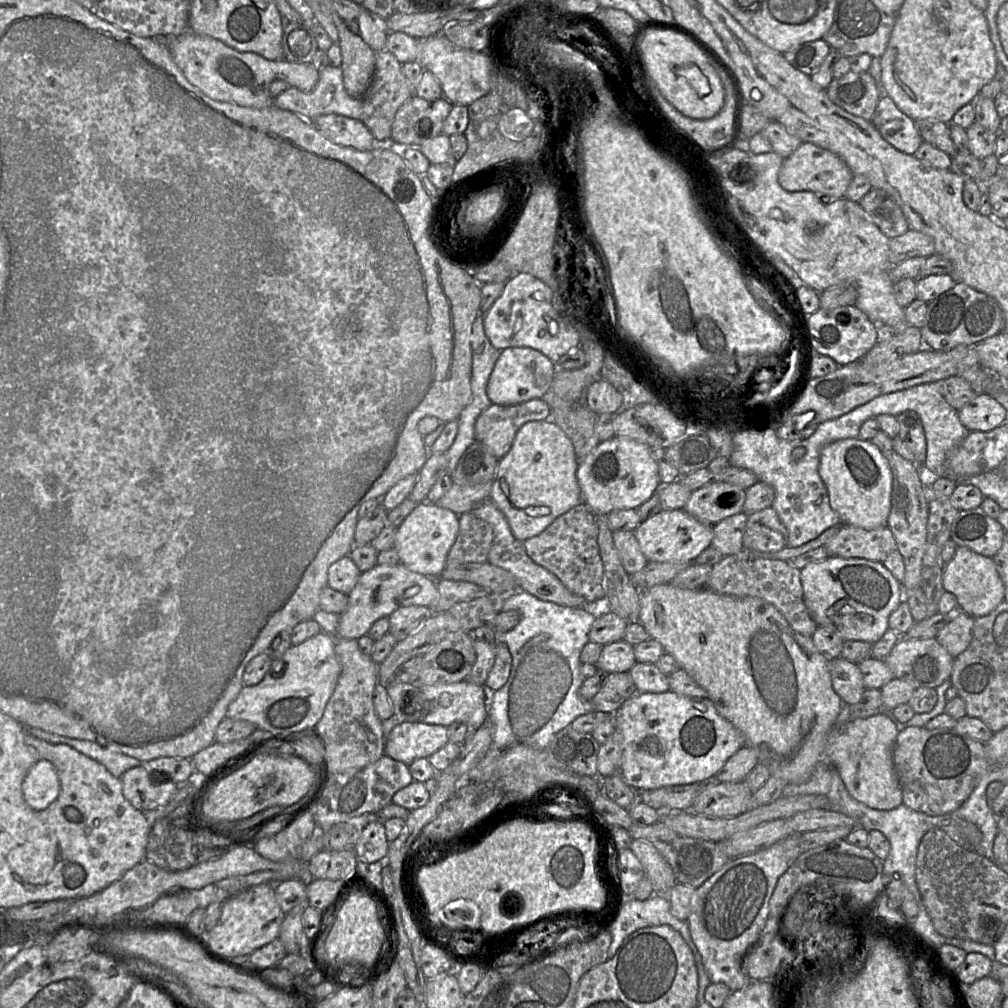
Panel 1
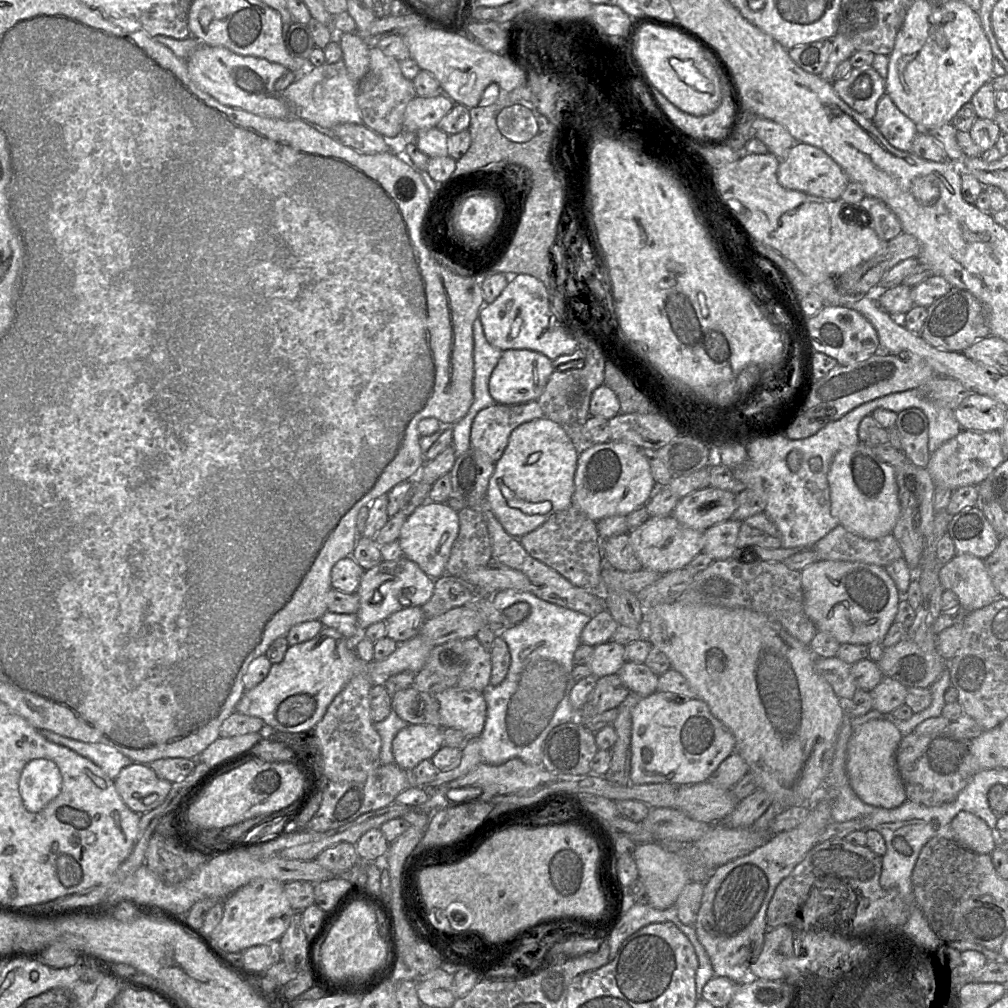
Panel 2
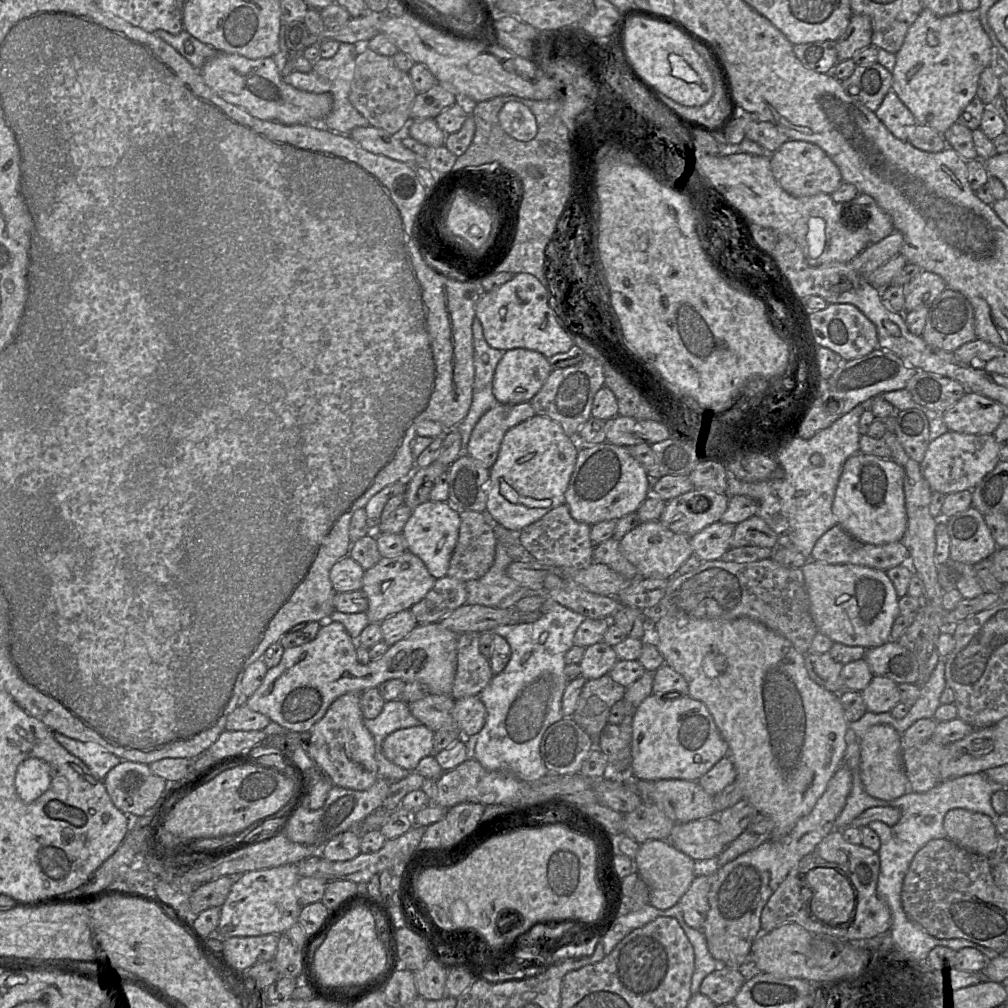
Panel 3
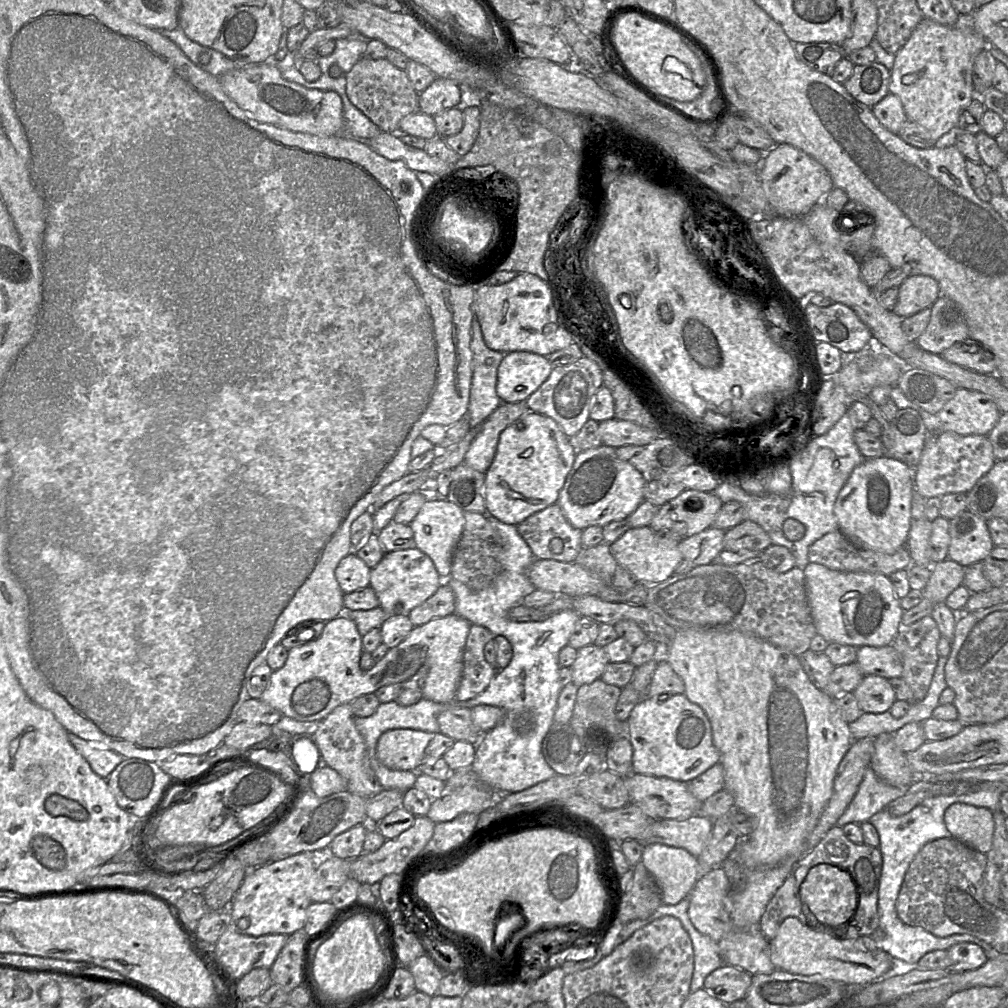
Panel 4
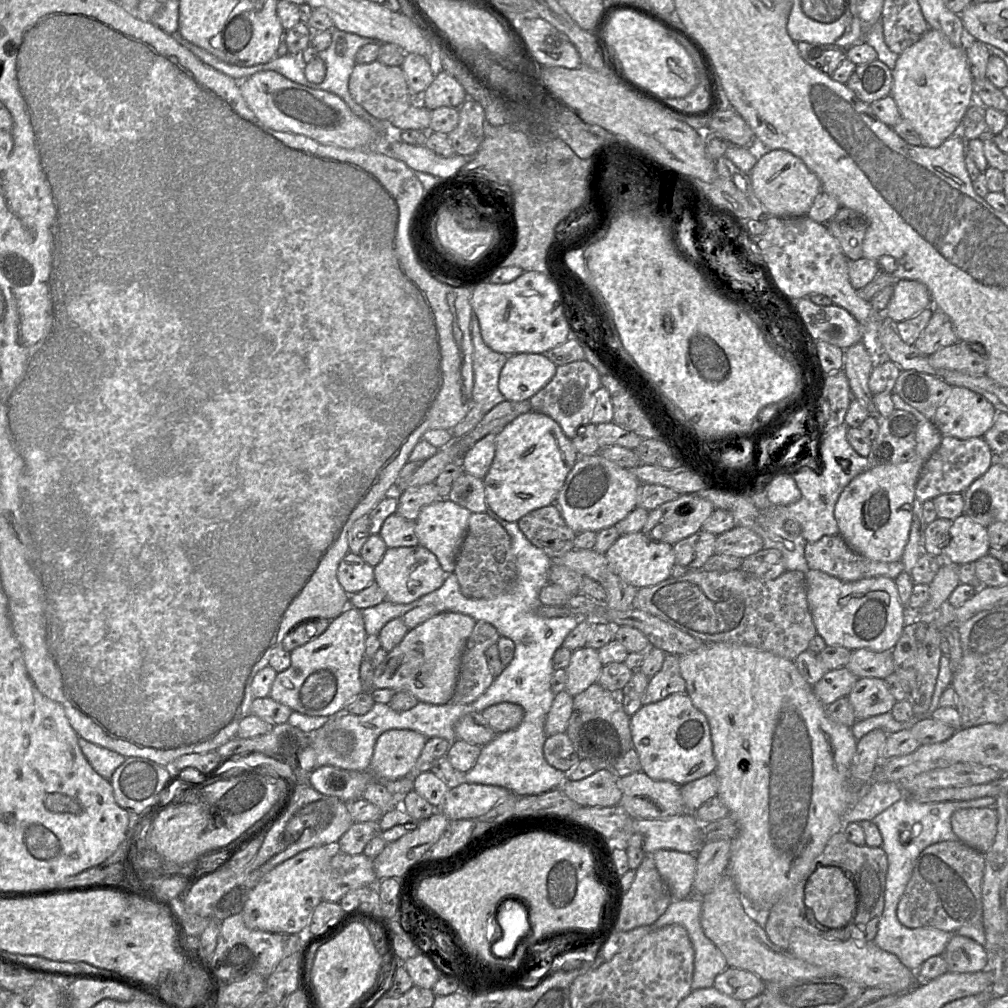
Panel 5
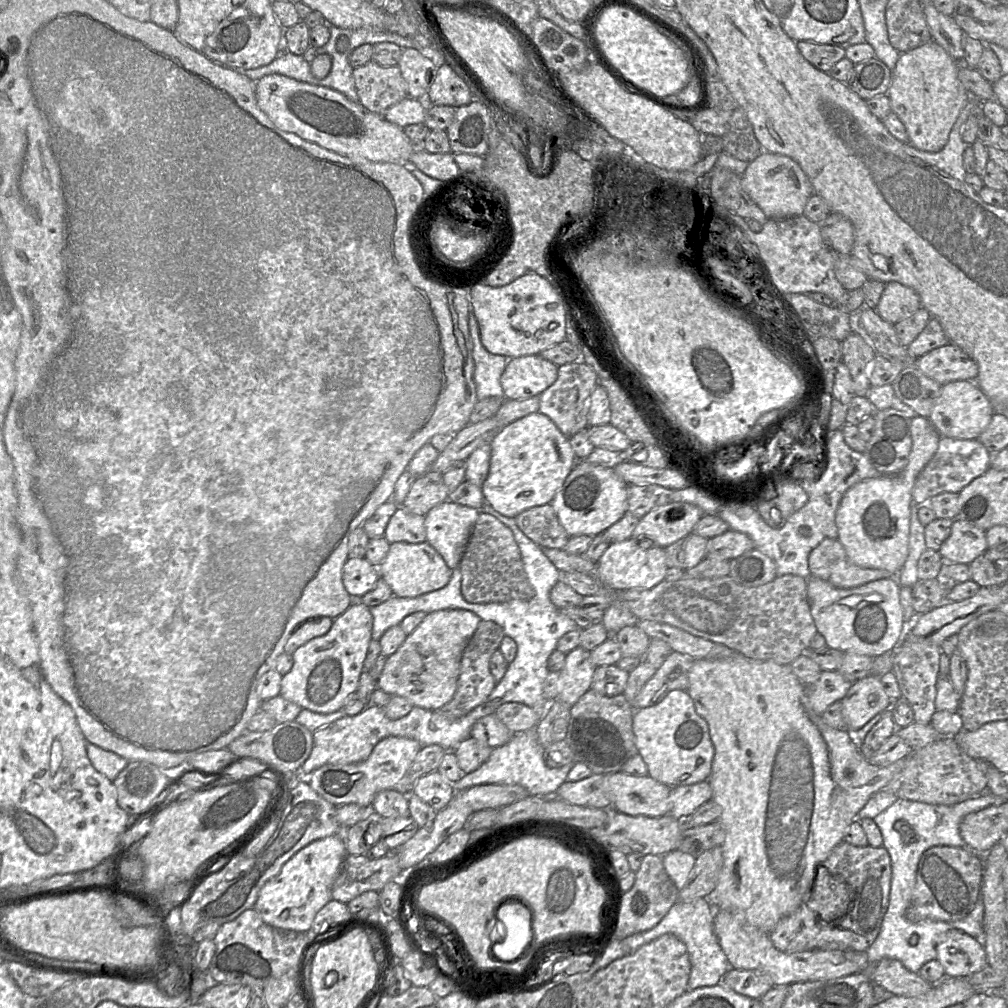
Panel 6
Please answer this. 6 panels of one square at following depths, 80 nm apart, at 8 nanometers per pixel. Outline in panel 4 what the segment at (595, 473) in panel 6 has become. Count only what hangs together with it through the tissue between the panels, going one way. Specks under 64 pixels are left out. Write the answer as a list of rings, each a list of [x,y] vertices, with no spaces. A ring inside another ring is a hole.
[[[607,445],[578,450],[572,469],[560,490],[558,504],[569,523],[578,529],[601,526],[626,519],[644,500],[648,476],[626,461],[621,460],[616,449]]]

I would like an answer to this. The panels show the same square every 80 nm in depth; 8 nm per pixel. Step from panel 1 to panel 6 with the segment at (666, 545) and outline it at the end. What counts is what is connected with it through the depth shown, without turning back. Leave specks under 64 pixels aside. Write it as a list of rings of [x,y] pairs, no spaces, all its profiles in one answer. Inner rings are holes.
[[[631,537],[608,546],[597,562],[597,579],[606,590],[650,589],[664,580],[667,569],[664,548],[644,547]]]

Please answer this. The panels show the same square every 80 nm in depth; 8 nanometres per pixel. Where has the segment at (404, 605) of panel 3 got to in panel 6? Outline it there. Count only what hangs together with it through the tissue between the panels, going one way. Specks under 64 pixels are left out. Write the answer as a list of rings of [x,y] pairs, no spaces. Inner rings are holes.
[[[426,541],[417,544],[391,543],[378,569],[380,577],[389,585],[393,595],[405,598],[416,597],[445,587],[453,571],[447,566],[442,556]]]

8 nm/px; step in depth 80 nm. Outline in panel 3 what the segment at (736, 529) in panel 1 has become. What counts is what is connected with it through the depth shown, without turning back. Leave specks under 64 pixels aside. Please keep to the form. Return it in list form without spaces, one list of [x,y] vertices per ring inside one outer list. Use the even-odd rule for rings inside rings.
[[[713,523],[690,538],[693,554],[702,561],[719,560],[730,548],[735,524]]]

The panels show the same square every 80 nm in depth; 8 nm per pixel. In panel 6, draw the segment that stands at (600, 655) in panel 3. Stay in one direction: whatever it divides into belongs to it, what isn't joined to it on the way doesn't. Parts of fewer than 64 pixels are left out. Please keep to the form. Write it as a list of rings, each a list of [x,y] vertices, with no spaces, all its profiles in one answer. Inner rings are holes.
[[[577,647],[569,652],[560,671],[560,692],[557,699],[573,706],[591,688],[596,668],[590,651]]]

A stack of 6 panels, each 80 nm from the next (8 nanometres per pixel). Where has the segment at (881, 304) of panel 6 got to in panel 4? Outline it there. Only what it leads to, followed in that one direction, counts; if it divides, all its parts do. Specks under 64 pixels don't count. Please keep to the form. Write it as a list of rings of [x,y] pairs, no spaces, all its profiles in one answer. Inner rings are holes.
[[[925,275],[908,276],[898,290],[898,300],[892,311],[901,318],[930,308],[940,297],[937,281]]]

